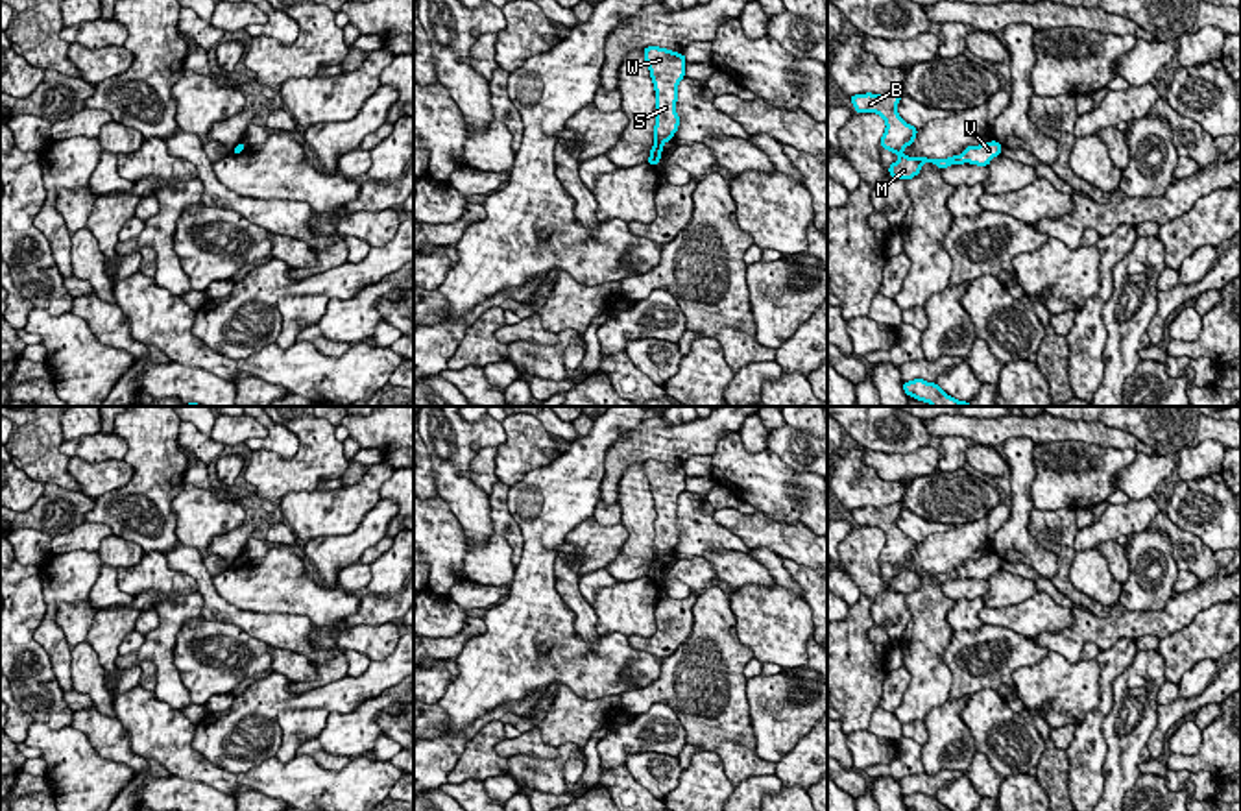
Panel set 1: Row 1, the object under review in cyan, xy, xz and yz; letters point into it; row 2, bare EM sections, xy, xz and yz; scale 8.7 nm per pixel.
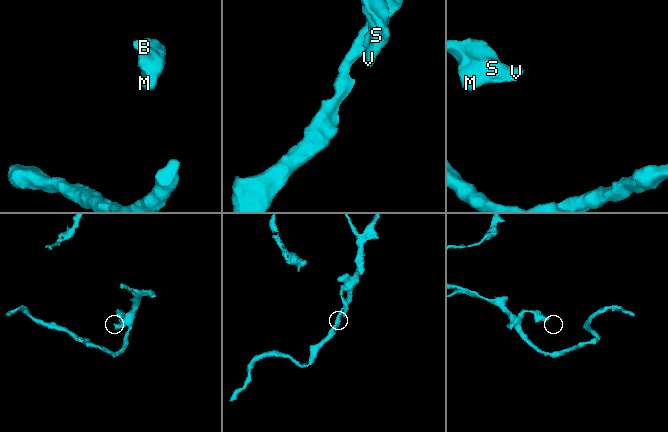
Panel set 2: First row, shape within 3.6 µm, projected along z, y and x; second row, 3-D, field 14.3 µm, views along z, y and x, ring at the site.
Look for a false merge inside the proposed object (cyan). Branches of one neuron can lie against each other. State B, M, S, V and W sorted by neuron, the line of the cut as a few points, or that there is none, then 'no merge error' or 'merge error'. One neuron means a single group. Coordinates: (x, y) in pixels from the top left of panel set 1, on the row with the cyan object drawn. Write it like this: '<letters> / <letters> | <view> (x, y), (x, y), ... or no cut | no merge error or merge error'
B M S V W | no cut | no merge error

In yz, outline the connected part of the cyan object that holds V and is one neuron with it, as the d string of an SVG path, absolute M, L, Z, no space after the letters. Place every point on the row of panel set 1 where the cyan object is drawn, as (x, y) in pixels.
M896 89L881 96L872 92L849 96L855 113L877 113L885 120L886 129L881 137L881 148L899 155L899 159L888 168L892 177L903 181L912 179L920 174L923 163L933 163L940 170L947 168L949 164L964 163L988 166L994 157L1001 155L1003 148L997 140L979 146L966 146L962 155L951 155L949 159L903 155L901 151L914 142L918 133L918 127L907 124L896 111L903 94L903 89Z

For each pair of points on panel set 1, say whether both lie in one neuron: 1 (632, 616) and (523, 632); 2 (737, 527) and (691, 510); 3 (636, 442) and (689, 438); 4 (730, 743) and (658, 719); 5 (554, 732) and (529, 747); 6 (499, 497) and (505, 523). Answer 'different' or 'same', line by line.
1: different
2: different
3: same
4: different
5: different
6: same

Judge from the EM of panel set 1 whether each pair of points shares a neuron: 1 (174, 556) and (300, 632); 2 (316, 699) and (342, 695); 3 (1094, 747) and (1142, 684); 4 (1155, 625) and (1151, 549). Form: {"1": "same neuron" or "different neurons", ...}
{"1": "same neuron", "2": "same neuron", "3": "different neurons", "4": "different neurons"}

